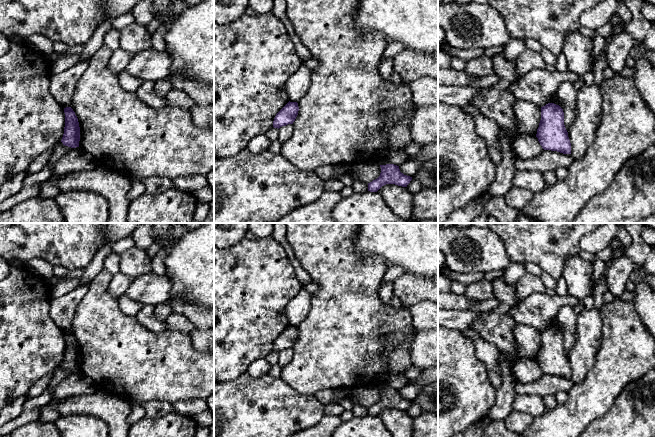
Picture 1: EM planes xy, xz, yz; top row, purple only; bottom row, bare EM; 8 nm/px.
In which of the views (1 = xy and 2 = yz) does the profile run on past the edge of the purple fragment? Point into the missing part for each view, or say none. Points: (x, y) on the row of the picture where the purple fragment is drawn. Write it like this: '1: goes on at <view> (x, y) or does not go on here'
1: does not go on here
2: does not go on here

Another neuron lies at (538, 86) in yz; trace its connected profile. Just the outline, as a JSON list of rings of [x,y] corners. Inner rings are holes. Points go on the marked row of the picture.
[[[532,69],[520,76],[510,86],[516,99],[525,100],[543,107],[551,102],[563,82],[575,83],[580,76],[567,70],[566,72]]]

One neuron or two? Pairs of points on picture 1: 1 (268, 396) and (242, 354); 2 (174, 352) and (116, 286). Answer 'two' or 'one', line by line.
1: two
2: two

